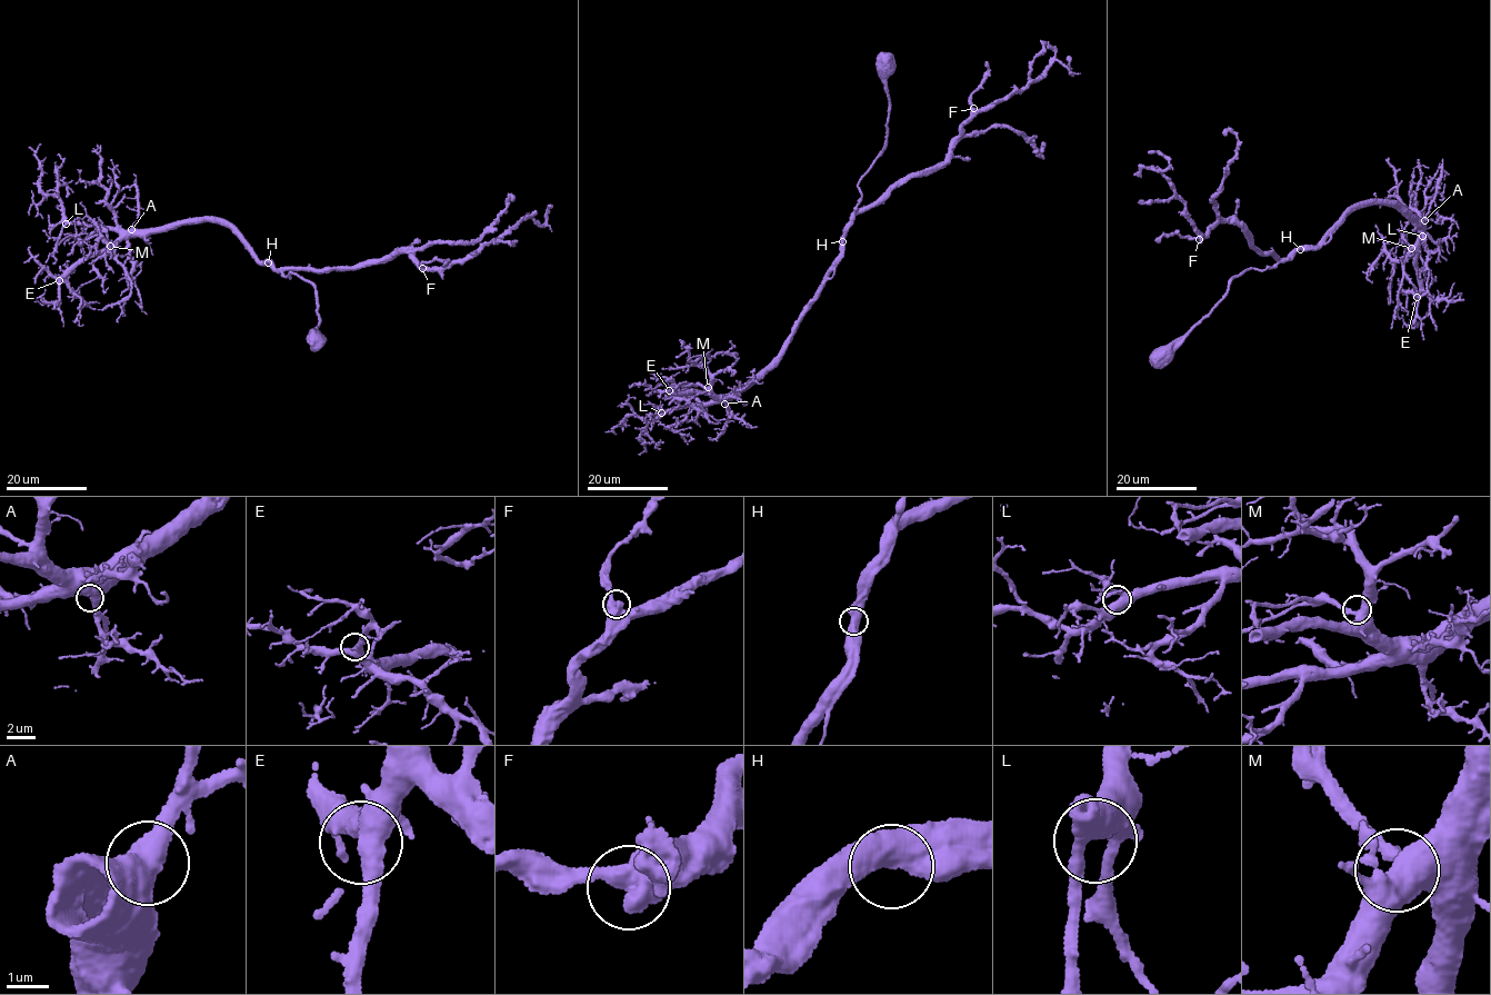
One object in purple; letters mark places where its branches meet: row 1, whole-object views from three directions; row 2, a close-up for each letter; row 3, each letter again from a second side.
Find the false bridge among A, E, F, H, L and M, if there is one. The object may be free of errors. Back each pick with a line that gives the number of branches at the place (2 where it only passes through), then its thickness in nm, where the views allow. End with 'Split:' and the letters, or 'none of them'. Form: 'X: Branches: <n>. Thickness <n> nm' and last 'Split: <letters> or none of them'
Split: none of them

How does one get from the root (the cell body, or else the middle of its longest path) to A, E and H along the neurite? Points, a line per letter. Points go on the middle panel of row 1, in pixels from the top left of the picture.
A: (884, 67), (886, 140), (858, 183), (861, 198), (843, 252), (786, 348), (724, 404)
E: (884, 67), (889, 103), (883, 147), (858, 183), (861, 198), (843, 252), (784, 350), (727, 395), (669, 390)
H: (884, 67), (889, 103), (886, 140), (881, 155), (858, 183), (861, 198), (842, 241)

